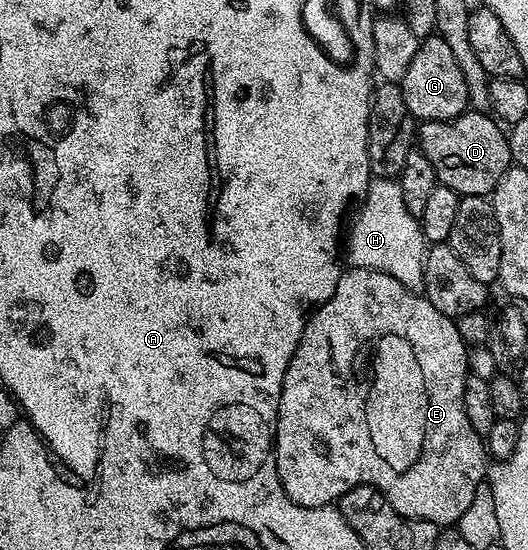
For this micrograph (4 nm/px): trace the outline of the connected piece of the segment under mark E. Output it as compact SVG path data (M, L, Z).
M350 267L343 270L340 281L336 281L336 293L332 293L332 297L328 297L328 301L324 301L319 307L314 308L310 312L304 325L304 333L300 337L300 345L296 345L296 353L292 353L292 361L288 361L288 369L284 373L284 385L280 393L280 405L278 406L278 428L274 430L274 460L276 461L276 469L278 470L280 485L284 489L284 493L288 493L288 497L292 501L296 501L296 505L328 507L337 504L342 495L348 493L348 489L352 489L361 483L368 483L371 487L375 487L377 491L380 491L382 496L390 502L392 509L396 509L396 513L400 513L405 519L432 521L437 523L439 528L442 529L457 524L458 519L464 517L464 512L467 511L468 505L472 505L472 497L476 497L476 489L484 482L488 475L488 452L483 436L478 435L476 429L472 429L472 425L468 421L468 413L464 413L464 385L466 384L466 376L468 374L467 352L468 346L461 339L455 320L448 318L444 313L440 313L440 309L436 309L436 305L432 305L432 301L428 301L425 295L417 291L409 291L407 287L400 285L400 281L396 281L396 277L388 277L388 273L380 273L376 269Z

